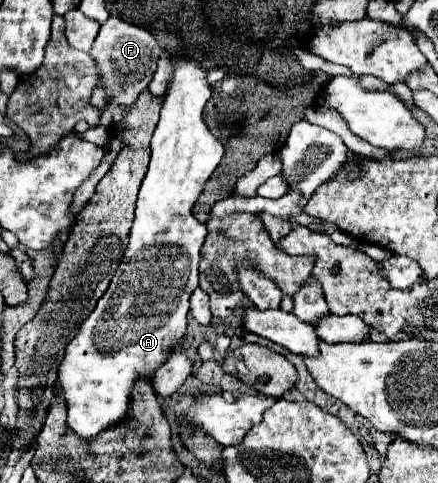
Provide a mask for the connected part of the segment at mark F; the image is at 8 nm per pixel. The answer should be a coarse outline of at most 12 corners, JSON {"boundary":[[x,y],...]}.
{"boundary":[[108,18],[90,50],[114,98],[112,128],[162,56],[152,34]]}

